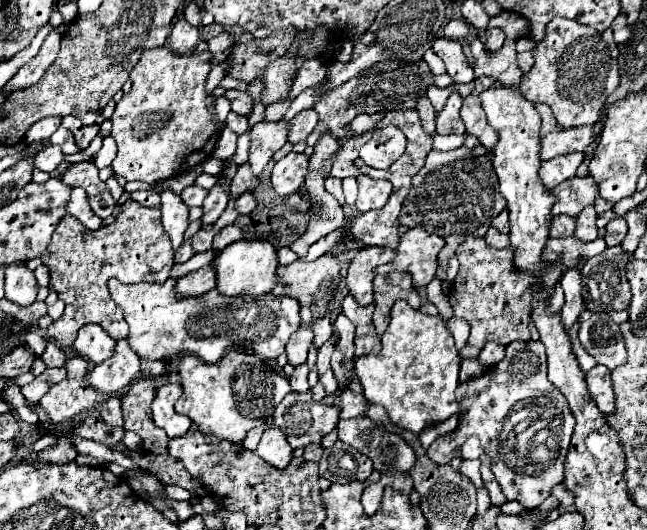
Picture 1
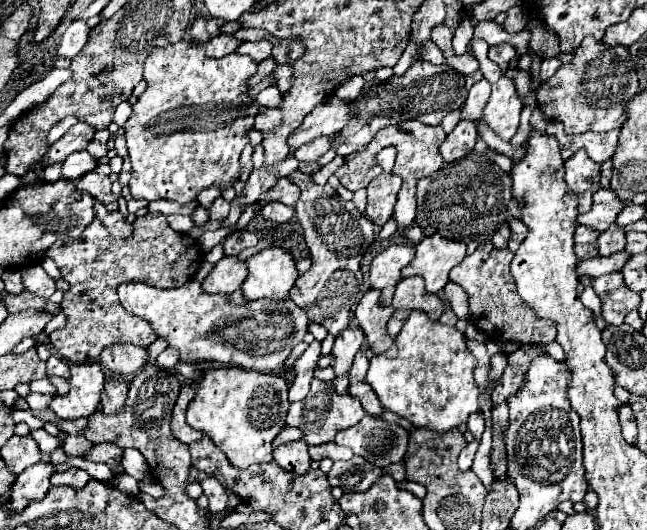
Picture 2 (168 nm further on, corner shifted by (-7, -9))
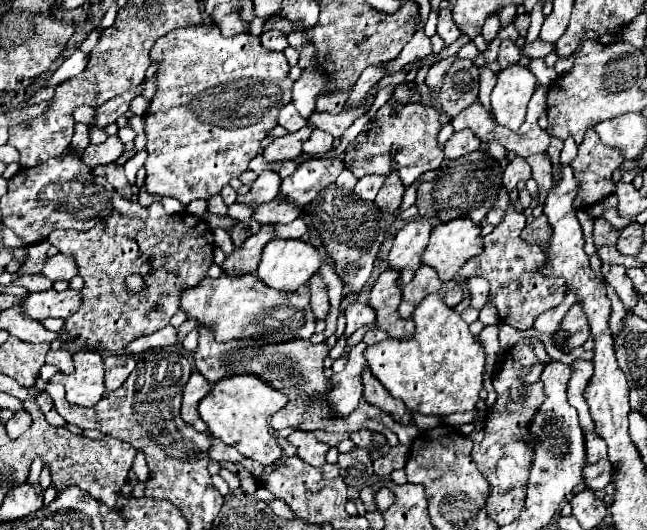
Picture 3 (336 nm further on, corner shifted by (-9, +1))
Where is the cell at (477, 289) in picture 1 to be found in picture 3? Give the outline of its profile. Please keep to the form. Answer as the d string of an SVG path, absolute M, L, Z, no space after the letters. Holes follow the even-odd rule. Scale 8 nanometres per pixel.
M509 204L505 218L495 226L495 230L485 236L485 248L479 258L471 258L459 274L475 274L491 284L489 300L497 306L501 322L517 328L529 330L539 314L559 306L565 298L565 282L563 278L553 278L537 272L545 264L545 254L537 244L529 244L521 238L521 230L525 228L525 214L519 214L513 204Z

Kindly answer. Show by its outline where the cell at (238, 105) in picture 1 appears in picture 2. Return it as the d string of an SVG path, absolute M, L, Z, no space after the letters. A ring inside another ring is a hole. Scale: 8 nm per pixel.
M261 106L261 108L259 108L259 114L255 116L253 128L265 134L265 132L271 132L273 128L277 128L279 124L281 124L281 112L277 112L277 108Z

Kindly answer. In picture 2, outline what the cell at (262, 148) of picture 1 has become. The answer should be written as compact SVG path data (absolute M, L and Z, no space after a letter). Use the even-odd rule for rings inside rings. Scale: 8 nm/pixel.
M329 98L321 102L317 108L313 108L313 112L309 112L309 116L305 116L301 126L289 134L289 150L297 150L299 146L311 142L317 136L333 136L345 126L347 112L349 108L345 100Z

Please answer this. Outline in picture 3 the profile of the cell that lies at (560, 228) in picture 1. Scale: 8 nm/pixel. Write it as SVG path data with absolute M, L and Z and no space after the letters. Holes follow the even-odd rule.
M597 218L595 220L593 240L595 240L597 248L601 248L601 246L615 246L617 238L619 238L619 230L615 230L605 218Z

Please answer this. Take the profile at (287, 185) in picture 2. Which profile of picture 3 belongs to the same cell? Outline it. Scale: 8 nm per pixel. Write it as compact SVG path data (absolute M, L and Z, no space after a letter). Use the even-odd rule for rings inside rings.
M261 172L259 178L251 184L251 190L245 196L237 196L235 202L245 204L245 206L257 206L257 204L265 204L271 202L281 186L281 178L275 172Z

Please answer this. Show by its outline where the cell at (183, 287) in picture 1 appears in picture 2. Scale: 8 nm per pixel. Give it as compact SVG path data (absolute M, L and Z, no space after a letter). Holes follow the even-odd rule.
M223 256L217 266L209 272L209 276L203 278L201 288L209 294L231 294L239 290L247 276L245 262L241 262L237 256Z

